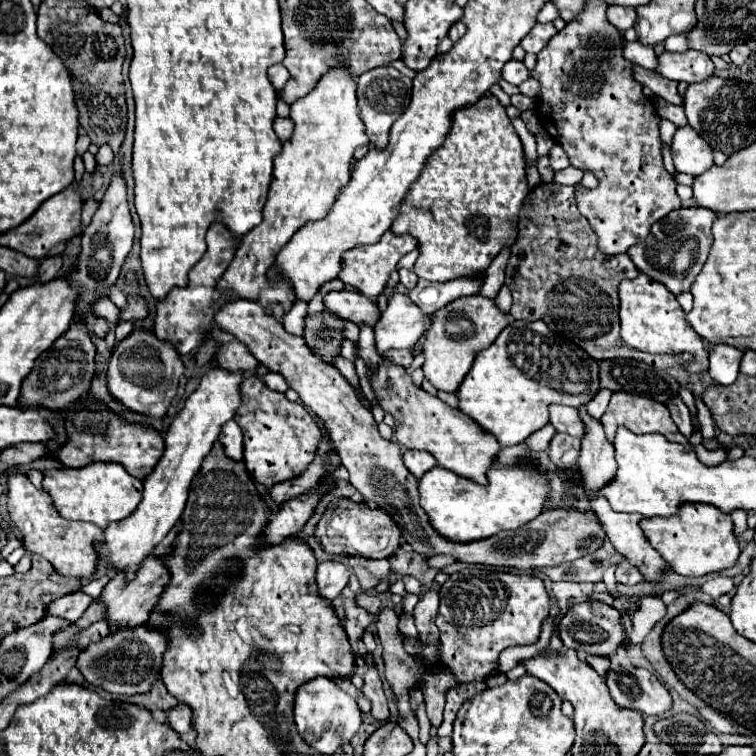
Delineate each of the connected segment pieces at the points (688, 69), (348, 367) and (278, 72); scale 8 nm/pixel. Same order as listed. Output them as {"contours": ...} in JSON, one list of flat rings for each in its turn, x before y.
{"contours":[[[689,49,685,53,669,53,663,51,657,61,655,73,659,73,665,79,673,81,685,81,685,83,699,83,713,73,713,61,707,53]],[[338,356,333,361,333,365,339,369,339,373,345,377,345,379,349,379,349,383,351,383,351,387,359,387,359,379,357,379,357,373,355,373,355,367,353,367,353,363,349,361,349,359,345,359,345,357]],[[273,65,273,67,269,67,267,73,269,73,269,81,271,81,271,85,273,85,275,89,283,87,283,83,287,83,287,79,289,79,287,69,285,69,283,65]]]}

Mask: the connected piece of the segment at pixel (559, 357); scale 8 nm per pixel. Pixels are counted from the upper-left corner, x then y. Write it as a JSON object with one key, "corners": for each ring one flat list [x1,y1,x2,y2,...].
{"corners":[[511,319,493,345,477,353,455,395,463,413,493,435,501,447,511,447,547,425,549,403,565,403,569,407,589,403,599,391,597,365,579,345,549,329,547,323]]}

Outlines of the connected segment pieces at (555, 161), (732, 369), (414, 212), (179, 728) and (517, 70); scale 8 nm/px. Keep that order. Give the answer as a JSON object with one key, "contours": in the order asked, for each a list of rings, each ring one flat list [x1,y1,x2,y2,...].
{"contours":[[[553,145,551,153,549,153,549,159,551,159,551,167,553,167,555,171,569,167,569,157,567,157,567,153,563,151,561,145]],[[715,345,709,351,709,375,713,377,713,381,721,385,735,383,741,367,741,357,743,351,733,345]],[[485,95,477,103,461,107,451,115,451,129,443,147,427,159,427,167,421,171,415,187,411,187,411,195,407,195,407,203,403,203,391,231,409,233,419,241,419,257,413,269,417,277,427,281,451,281,457,277,479,275,507,243,515,243,519,209,527,193,529,187,521,141,497,97]],[[179,703,177,707,173,707,171,711,169,711,169,727,171,729,175,729,177,733,185,733,185,731,189,731,191,727,193,727,193,711,191,711,191,707,189,705,185,705,185,703]],[[507,61,507,67,503,67,503,79,511,85,521,85,523,81,529,79,529,71,527,67,523,65,523,61]]]}

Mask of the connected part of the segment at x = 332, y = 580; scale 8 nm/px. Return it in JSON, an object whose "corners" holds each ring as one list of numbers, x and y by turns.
{"corners":[[325,561,317,565,317,585,319,585,319,595,327,599,335,599,341,595,345,585,349,583,349,569,341,565,339,561]]}

